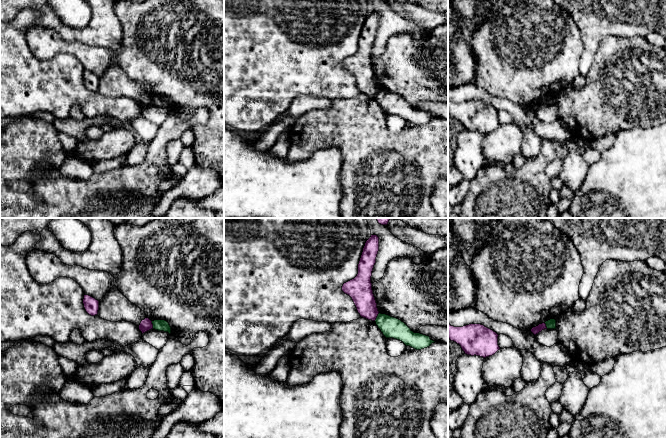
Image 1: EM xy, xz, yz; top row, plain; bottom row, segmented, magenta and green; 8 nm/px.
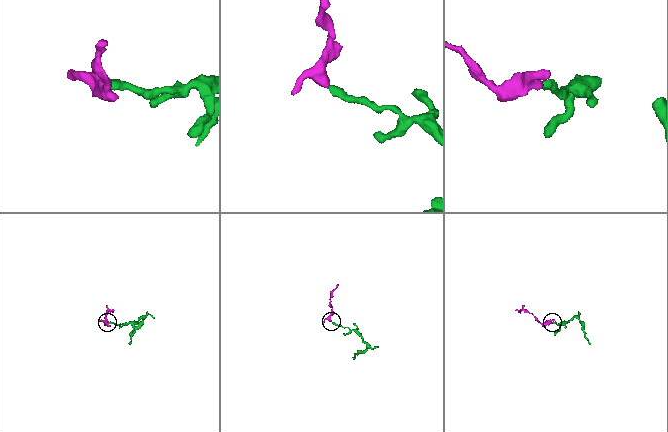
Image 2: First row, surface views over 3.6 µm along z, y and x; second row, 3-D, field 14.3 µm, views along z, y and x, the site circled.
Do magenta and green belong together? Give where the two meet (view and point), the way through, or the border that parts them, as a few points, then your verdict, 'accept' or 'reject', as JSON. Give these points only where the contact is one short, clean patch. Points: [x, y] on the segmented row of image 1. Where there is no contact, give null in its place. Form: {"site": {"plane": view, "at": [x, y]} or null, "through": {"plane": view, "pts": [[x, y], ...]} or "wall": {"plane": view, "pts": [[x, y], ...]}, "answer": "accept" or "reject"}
{"site": {"plane": "xy", "at": [152, 325]}, "wall": {"plane": "xy", "pts": [[151, 321], [153, 328]]}, "answer": "reject"}

